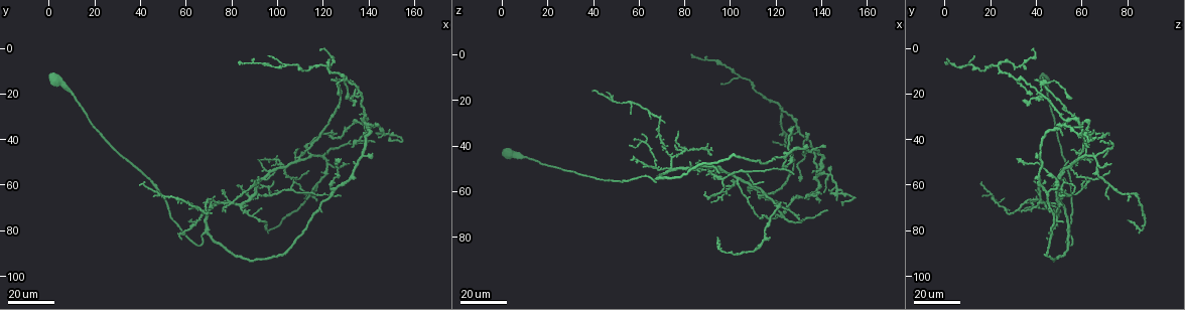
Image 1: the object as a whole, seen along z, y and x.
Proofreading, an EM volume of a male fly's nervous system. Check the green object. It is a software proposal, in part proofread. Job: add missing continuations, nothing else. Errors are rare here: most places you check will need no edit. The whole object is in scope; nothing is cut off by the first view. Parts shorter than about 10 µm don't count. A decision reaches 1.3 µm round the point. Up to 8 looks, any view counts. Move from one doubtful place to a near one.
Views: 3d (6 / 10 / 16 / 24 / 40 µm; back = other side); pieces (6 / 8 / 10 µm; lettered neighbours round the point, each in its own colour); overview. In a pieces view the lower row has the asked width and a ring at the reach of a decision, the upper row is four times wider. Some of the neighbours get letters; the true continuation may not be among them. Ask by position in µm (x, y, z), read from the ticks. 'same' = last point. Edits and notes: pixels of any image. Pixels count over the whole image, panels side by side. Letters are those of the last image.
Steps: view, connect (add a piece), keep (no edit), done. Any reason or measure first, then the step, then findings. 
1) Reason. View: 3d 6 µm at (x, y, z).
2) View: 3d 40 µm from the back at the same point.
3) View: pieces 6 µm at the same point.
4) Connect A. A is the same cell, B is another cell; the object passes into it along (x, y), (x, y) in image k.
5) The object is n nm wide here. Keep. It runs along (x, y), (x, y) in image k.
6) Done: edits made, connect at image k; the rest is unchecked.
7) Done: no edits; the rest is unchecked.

End of a long branch. View: 3d 24 µm at (118, 1, 39).

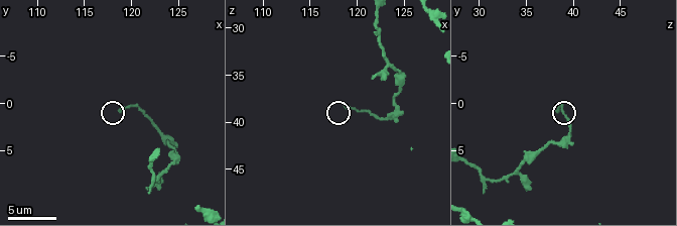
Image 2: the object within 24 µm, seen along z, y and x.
View: pieces 8 µm at (118.6, 0.8, 38.2).

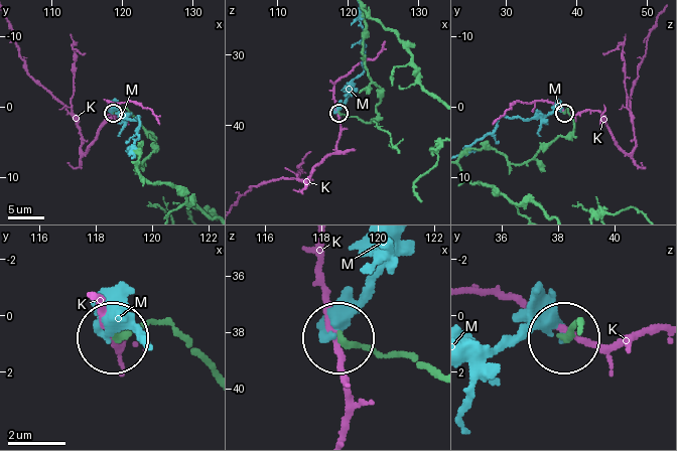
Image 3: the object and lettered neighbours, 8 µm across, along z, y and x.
Keep. K and M are other cells; it runs along (208, 365), (164, 325), (143, 322), (116, 334) in image 3; none of them fits.

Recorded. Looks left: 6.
Free end. View: 3d 24 µm at (124, 15, 40).

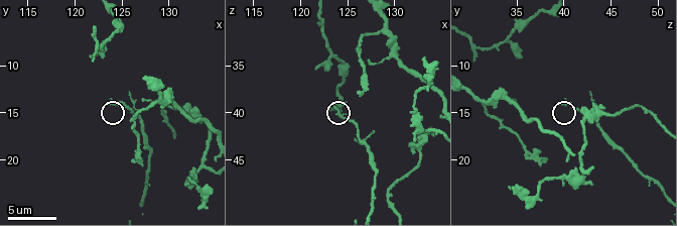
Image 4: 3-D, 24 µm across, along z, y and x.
View: pieces 8 µm at (123.6, 14.2, 39.4).

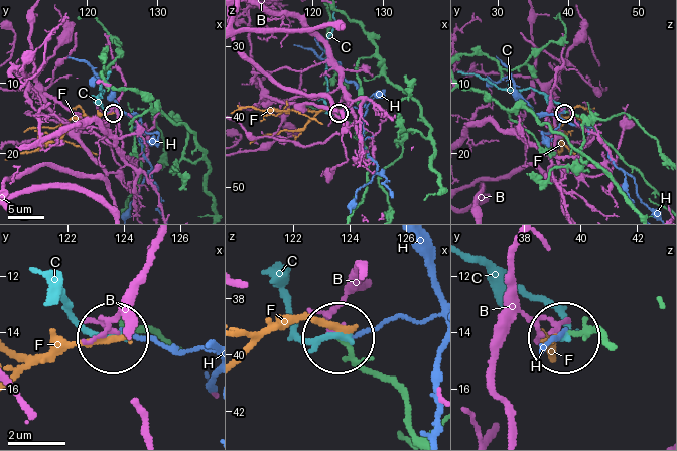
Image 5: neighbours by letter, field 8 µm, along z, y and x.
Keep. B, C, F and H are other cells; it runs along (168, 341), (113, 334) in image 5; no lettered piece goes on from it.

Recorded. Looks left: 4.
Long arm stops here. View: 3d 16 µm at (94, 76, 52).

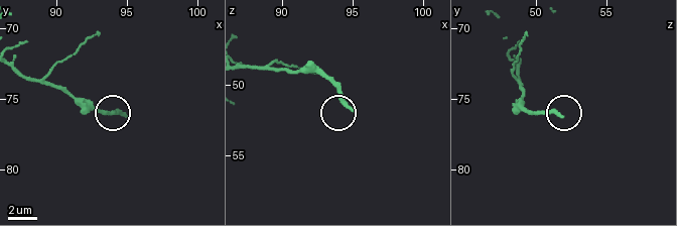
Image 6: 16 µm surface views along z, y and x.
View: pieces 8 µm at (95.0, 76.4, 52.0).

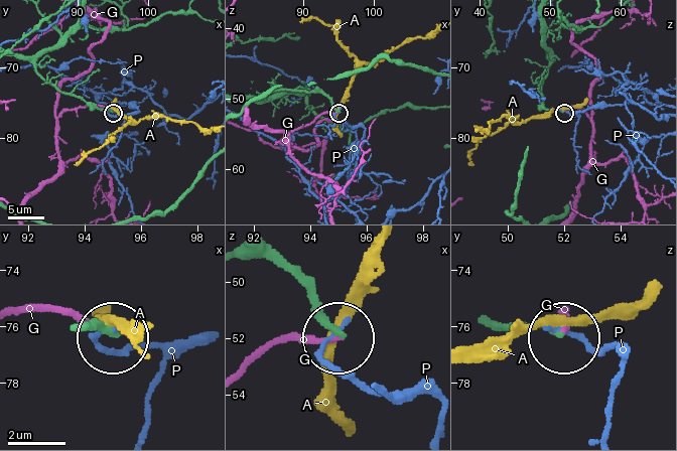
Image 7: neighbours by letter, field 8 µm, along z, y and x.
Keep. A, G and P are other cells; it runs along (498, 322), (560, 332) in image 7; no lettered piece goes on from it.

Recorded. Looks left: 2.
An open end. View: 3d 24 µm at (118, 67, 80).

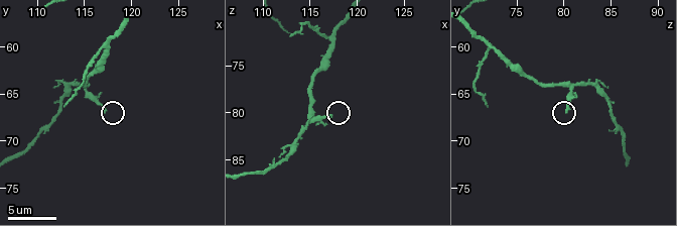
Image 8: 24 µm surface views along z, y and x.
See the neighbours. View: pieces 6 µm at (117.0, 66.8, 80.2).

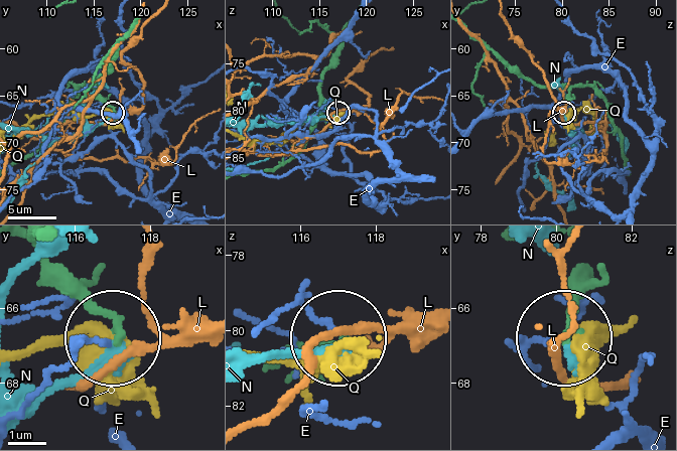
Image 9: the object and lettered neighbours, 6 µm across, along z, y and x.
Keep. E, L, N and Q are other cells; no lettered piece goes on from it.

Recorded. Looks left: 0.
Done: no edits; the rest is unchecked.

